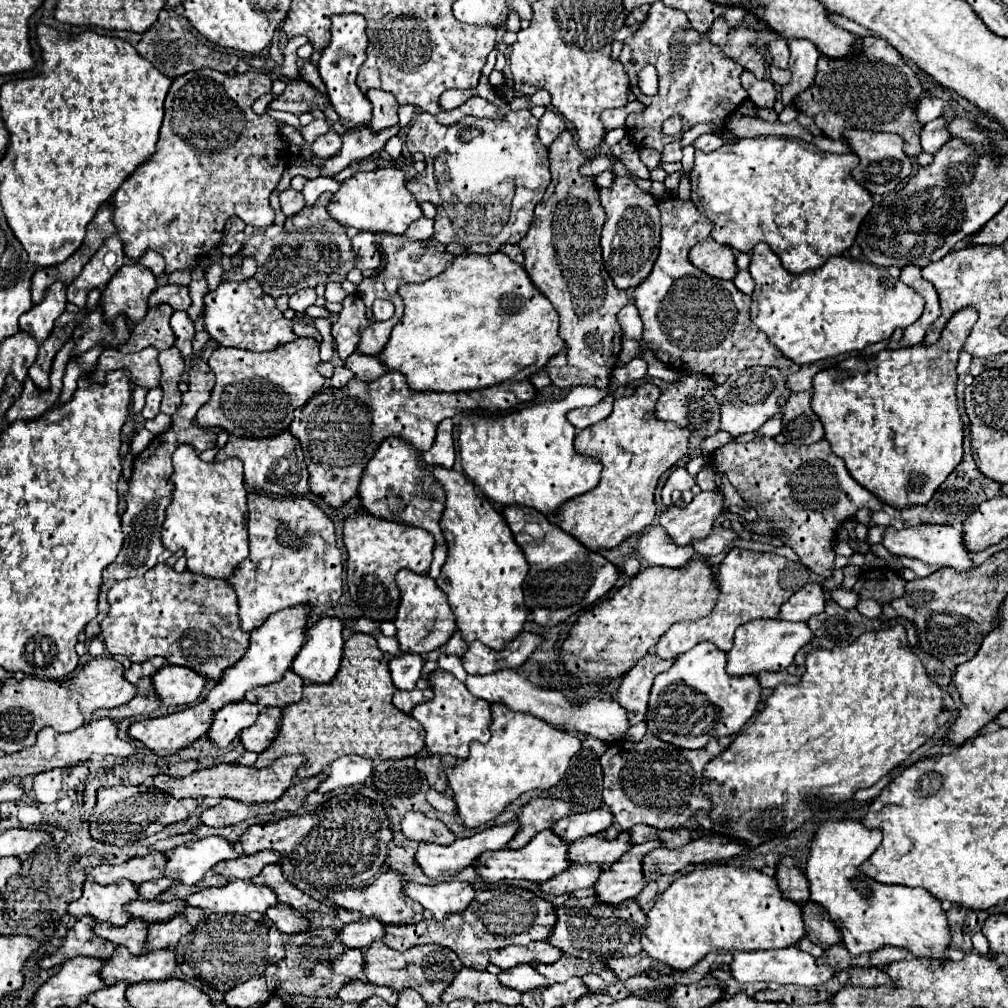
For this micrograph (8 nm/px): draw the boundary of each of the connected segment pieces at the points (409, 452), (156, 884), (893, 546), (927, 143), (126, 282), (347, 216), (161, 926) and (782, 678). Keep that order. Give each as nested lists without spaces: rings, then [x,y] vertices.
[[[388,437],[386,441],[382,441],[382,445],[374,453],[372,461],[368,461],[368,465],[364,469],[364,477],[358,487],[358,493],[362,499],[362,507],[366,511],[374,513],[376,517],[422,527],[434,535],[434,539],[436,539],[434,561],[432,561],[428,575],[432,579],[438,579],[440,569],[446,561],[446,551],[448,551],[446,539],[444,539],[444,535],[440,531],[440,523],[438,523],[442,509],[444,509],[444,489],[438,481],[434,481],[432,473],[428,473],[428,469],[422,465],[424,463],[420,461],[420,455],[412,445],[408,445],[406,441],[402,441],[398,437]]]
[[[160,877],[160,879],[156,879],[156,881],[146,881],[146,883],[142,883],[142,885],[138,887],[138,893],[140,893],[142,899],[156,899],[160,893],[164,893],[166,889],[170,889],[172,883],[174,883],[174,881],[168,879],[168,877]]]
[[[916,525],[916,527],[902,529],[902,531],[896,531],[894,527],[888,527],[886,533],[884,533],[884,539],[882,539],[882,545],[892,555],[918,559],[918,561],[924,561],[924,563],[930,563],[930,565],[952,567],[956,573],[968,573],[968,571],[976,569],[974,561],[972,561],[972,553],[964,545],[962,531],[954,529],[952,525]]]
[[[938,117],[938,119],[930,121],[930,123],[926,123],[920,137],[922,137],[920,139],[922,141],[922,149],[926,153],[936,153],[950,139],[948,121],[944,117]]]
[[[124,265],[116,271],[102,293],[106,321],[124,313],[130,321],[140,323],[148,311],[148,297],[156,289],[156,279],[144,265]]]
[[[378,167],[374,171],[354,173],[350,179],[340,183],[340,189],[330,199],[328,211],[344,227],[356,227],[358,231],[372,233],[404,233],[412,221],[422,217],[418,201],[406,189],[406,173],[400,167]]]
[[[190,905],[186,907],[184,913],[162,921],[162,923],[152,923],[148,925],[148,939],[146,939],[146,949],[174,949],[180,941],[182,935],[190,933],[200,921],[204,919],[204,909],[192,909]]]
[[[780,671],[780,673],[760,673],[760,675],[758,675],[758,681],[760,681],[762,687],[774,689],[774,687],[780,685],[780,683],[797,684],[800,682],[800,678],[788,675],[786,671]]]

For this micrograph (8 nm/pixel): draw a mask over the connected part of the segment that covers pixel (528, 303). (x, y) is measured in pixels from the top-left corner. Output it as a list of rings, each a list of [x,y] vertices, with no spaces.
[[[506,253],[458,255],[440,275],[426,283],[402,285],[404,317],[392,329],[390,341],[380,353],[388,369],[400,369],[414,391],[474,391],[504,381],[526,381],[538,373],[550,357],[564,351],[558,335],[558,313],[552,303],[532,285],[532,279]]]

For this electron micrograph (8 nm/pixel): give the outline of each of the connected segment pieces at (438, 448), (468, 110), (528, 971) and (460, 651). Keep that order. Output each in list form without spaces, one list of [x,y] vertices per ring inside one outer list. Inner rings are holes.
[[[444,419],[438,425],[436,441],[430,451],[422,453],[422,459],[428,465],[442,465],[442,467],[452,467],[454,463],[454,441],[452,441],[452,419]]]
[[[474,95],[474,97],[470,97],[464,105],[456,107],[456,109],[452,111],[452,121],[450,121],[450,123],[460,121],[464,115],[476,115],[476,117],[488,117],[488,119],[492,119],[492,117],[500,117],[502,113],[500,113],[494,105],[490,105],[486,99]]]
[[[516,965],[516,969],[502,971],[498,975],[498,979],[502,985],[506,985],[510,989],[518,989],[522,993],[548,987],[548,981],[544,981],[544,977],[540,977],[540,973],[536,973],[536,969],[532,965]]]
[[[454,631],[454,637],[448,639],[446,645],[444,645],[444,653],[446,655],[458,655],[458,657],[462,657],[466,651],[468,651],[468,643],[462,639],[460,631]]]

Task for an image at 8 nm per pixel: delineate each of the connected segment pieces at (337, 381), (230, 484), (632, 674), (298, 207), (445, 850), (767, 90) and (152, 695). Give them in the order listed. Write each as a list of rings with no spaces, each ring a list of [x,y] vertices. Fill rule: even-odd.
[[[334,367],[334,375],[332,375],[332,379],[330,379],[330,385],[336,387],[336,389],[340,389],[340,387],[344,387],[350,379],[352,379],[352,371],[350,371],[350,369],[346,369],[346,367]]]
[[[180,445],[172,455],[172,463],[174,473],[170,481],[174,489],[162,525],[162,543],[170,553],[184,549],[192,573],[228,579],[234,567],[248,557],[248,491],[244,487],[242,465],[236,457],[206,463],[192,445]]]
[[[648,653],[626,673],[618,689],[618,703],[628,711],[628,719],[632,725],[640,723],[646,717],[646,707],[654,677],[662,671],[668,671],[672,663],[674,661],[660,659],[654,653]]]
[[[286,189],[286,191],[282,191],[278,199],[280,199],[280,207],[282,207],[282,211],[284,211],[286,217],[296,215],[296,213],[302,211],[302,207],[306,205],[302,193],[298,193],[298,191],[294,191],[294,189]]]
[[[510,821],[498,827],[490,827],[486,831],[474,833],[472,837],[466,839],[456,839],[452,845],[436,845],[436,843],[420,843],[418,851],[416,851],[416,861],[420,863],[422,871],[428,877],[442,877],[442,875],[454,875],[460,873],[464,867],[474,865],[476,859],[484,853],[484,851],[496,851],[496,849],[504,849],[508,845],[508,841],[520,831],[520,823],[518,821]]]
[[[742,73],[742,87],[748,91],[748,97],[756,103],[756,107],[772,107],[776,101],[776,89],[772,81],[756,79],[752,73]]]
[[[146,677],[146,679],[138,681],[136,687],[138,687],[138,695],[132,701],[120,705],[116,709],[98,709],[94,712],[93,719],[98,719],[98,717],[114,717],[116,721],[122,721],[126,717],[136,717],[136,715],[138,717],[146,717],[154,709],[158,709],[160,697],[156,695],[156,689],[152,685],[152,677]]]

